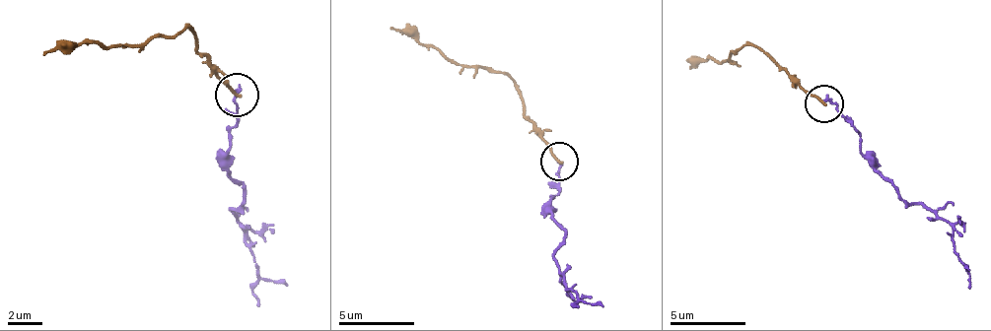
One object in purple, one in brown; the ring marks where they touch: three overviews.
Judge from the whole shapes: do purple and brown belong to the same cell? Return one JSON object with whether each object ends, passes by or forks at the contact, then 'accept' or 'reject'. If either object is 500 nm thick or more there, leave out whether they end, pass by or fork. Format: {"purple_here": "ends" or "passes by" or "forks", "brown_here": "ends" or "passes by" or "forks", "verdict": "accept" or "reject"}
{"purple_here": "ends", "brown_here": "ends", "verdict": "reject"}

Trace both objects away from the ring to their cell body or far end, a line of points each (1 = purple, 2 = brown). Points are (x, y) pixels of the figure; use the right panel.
1: (823, 100), (853, 127), (865, 158), (895, 191), (925, 203), (937, 214), (959, 252), (970, 290)
2: (823, 104), (747, 44), (729, 59), (698, 59), (690, 71)

